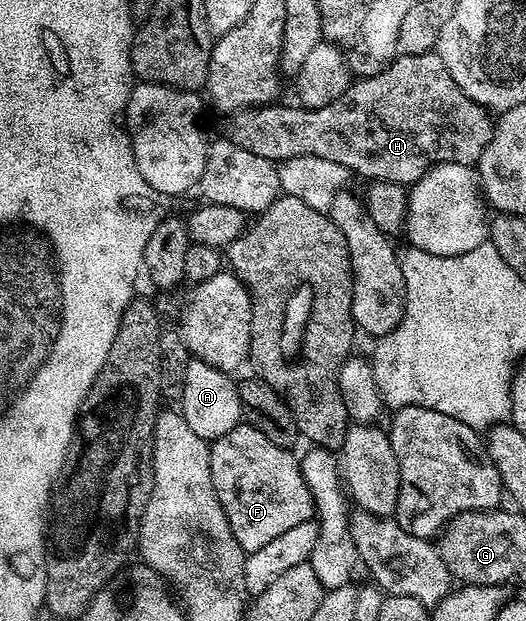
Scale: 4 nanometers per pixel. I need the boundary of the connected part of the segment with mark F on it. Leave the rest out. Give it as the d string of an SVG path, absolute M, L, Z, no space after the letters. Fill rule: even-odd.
M240 423L233 431L210 442L210 447L213 487L225 511L225 519L229 519L229 527L244 553L261 551L261 547L273 543L277 535L285 535L285 531L297 527L297 523L305 523L316 516L313 495L302 477L300 458L294 457L290 448L273 443L273 439L246 423Z

